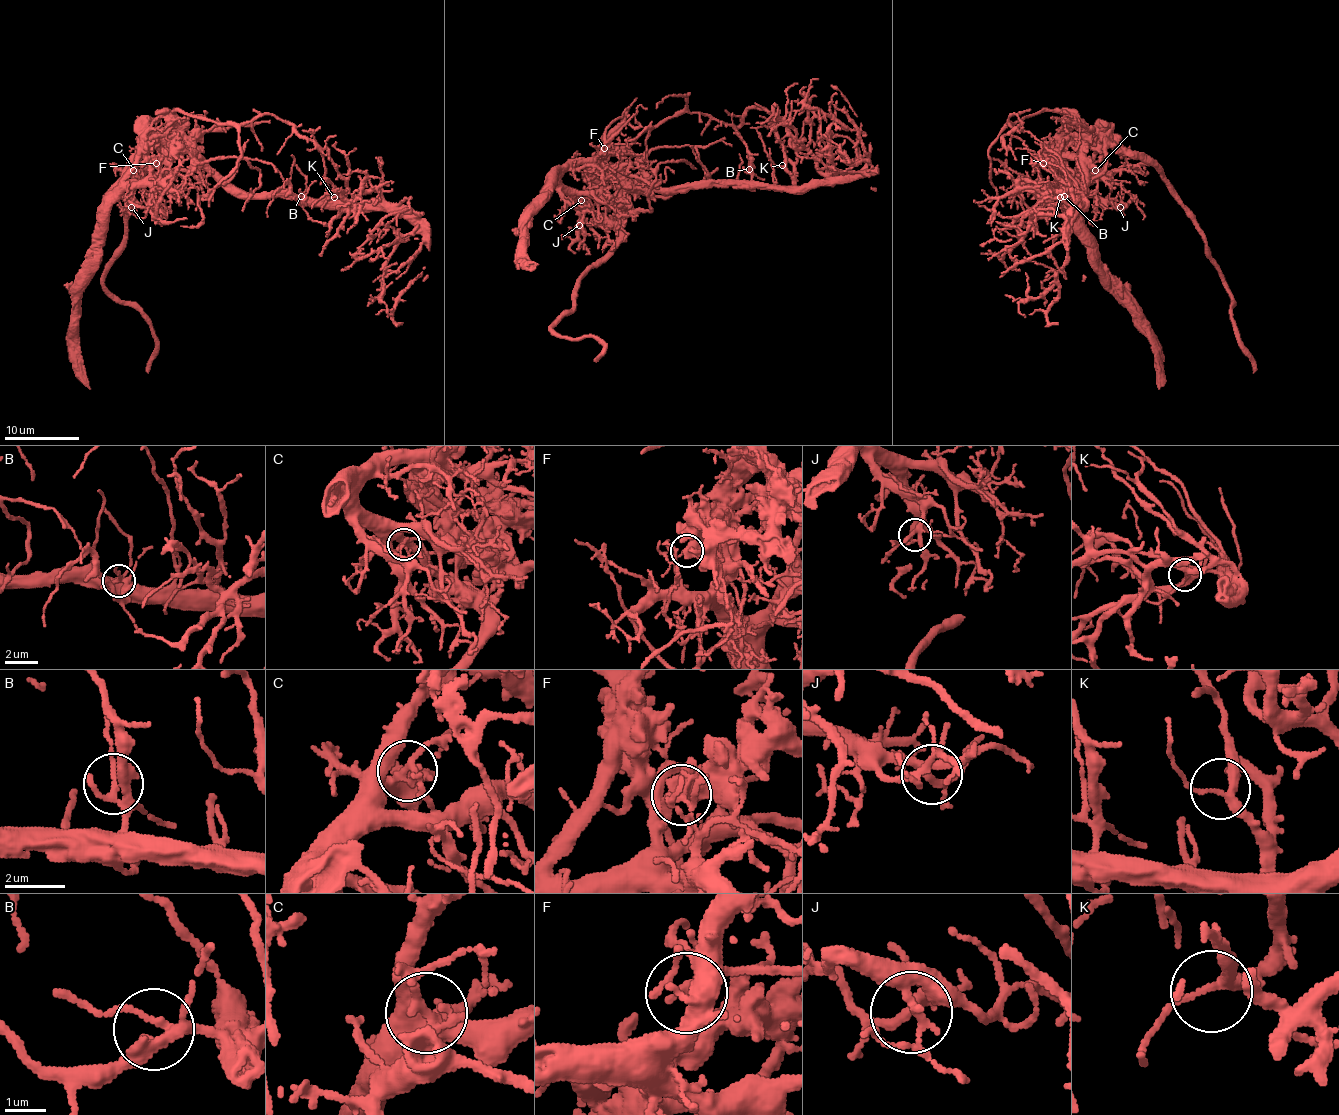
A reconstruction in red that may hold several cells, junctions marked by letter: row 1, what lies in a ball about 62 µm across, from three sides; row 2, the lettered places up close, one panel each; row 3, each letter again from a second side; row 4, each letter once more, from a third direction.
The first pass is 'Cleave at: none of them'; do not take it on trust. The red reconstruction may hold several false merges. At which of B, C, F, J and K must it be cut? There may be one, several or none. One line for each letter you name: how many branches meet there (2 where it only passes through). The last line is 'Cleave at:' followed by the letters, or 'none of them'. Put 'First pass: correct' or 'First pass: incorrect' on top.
First pass: incorrect
F: Branches: 3
Cleave at: F

